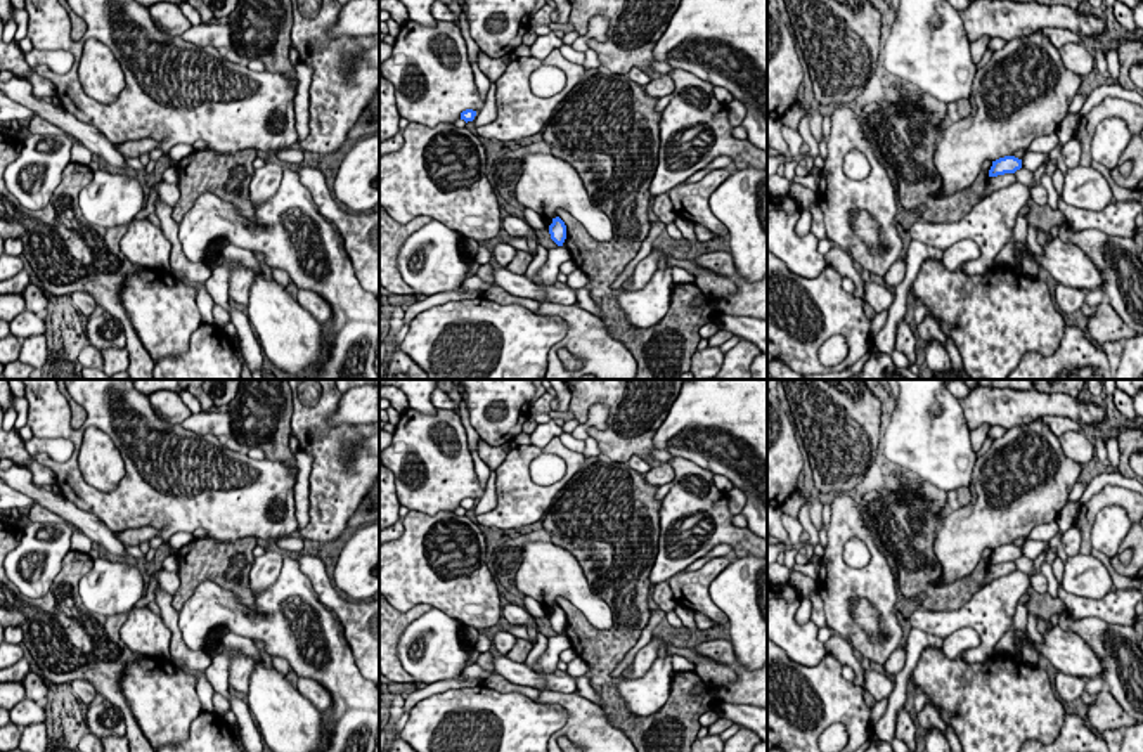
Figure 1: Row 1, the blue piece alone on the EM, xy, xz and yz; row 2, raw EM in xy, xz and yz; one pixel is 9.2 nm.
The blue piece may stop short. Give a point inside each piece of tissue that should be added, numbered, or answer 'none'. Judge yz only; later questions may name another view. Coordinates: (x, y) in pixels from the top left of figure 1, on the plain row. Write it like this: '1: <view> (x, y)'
none

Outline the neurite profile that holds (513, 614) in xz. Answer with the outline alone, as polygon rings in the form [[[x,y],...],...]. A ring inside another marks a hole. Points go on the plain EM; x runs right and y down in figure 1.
[[[507,603],[506,606],[502,606],[502,617],[509,626],[537,627],[535,619],[526,612],[525,606],[520,605]]]

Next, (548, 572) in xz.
[[[528,541],[523,546],[514,580],[518,591],[535,598],[547,613],[559,598],[566,598],[596,629],[608,631],[615,626],[611,606],[591,589],[577,558],[551,541]]]

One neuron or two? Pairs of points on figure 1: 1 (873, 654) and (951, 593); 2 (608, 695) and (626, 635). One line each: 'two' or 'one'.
1: two
2: one

